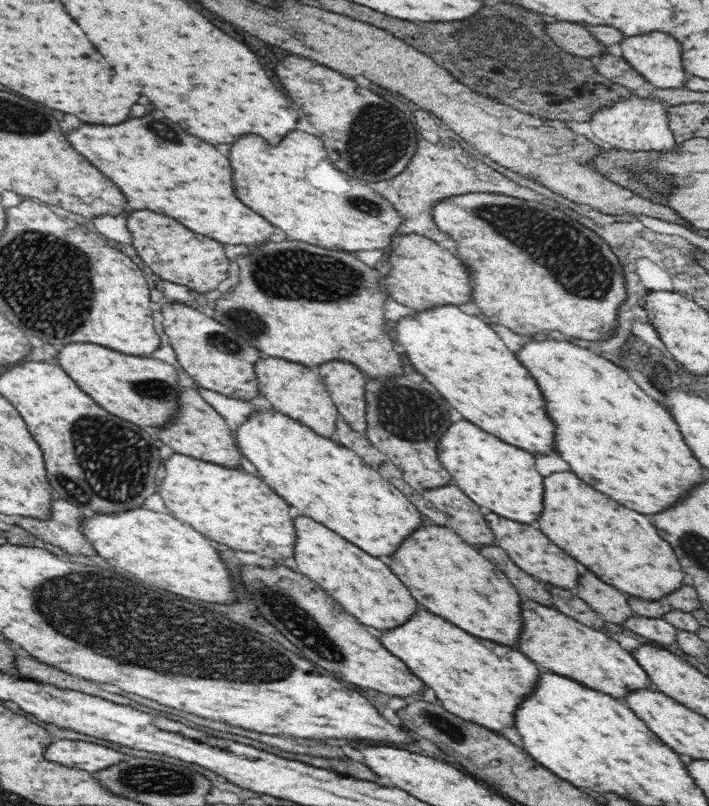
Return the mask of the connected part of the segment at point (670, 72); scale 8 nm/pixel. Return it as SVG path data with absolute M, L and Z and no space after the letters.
M648 32L640 36L628 36L620 42L624 57L632 67L640 71L655 87L669 89L681 87L680 84L686 80L686 70L682 66L682 46L680 42L668 34L668 32Z

